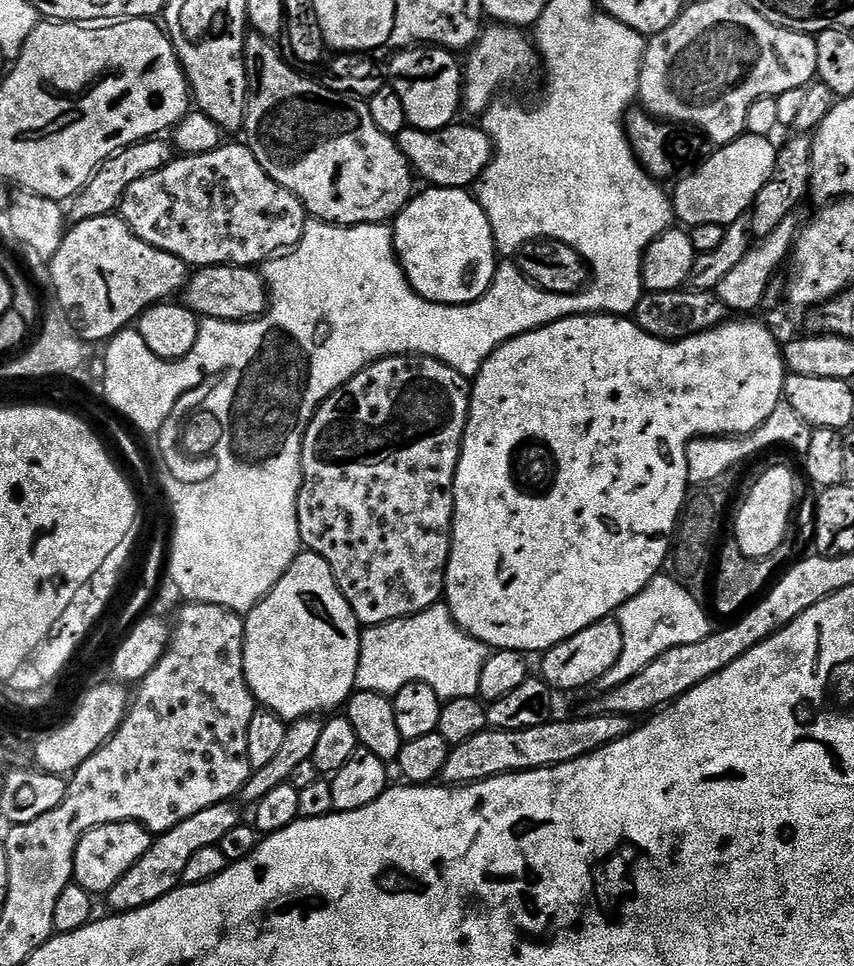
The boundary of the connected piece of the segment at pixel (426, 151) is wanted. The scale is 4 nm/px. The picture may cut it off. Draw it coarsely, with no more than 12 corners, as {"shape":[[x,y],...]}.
{"shape":[[483,127],[402,130],[413,173],[434,188],[471,189],[494,155]]}

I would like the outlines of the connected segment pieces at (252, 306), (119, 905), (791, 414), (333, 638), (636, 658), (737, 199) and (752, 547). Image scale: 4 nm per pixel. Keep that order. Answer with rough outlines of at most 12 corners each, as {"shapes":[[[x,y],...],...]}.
{"shapes":[[[255,267],[196,268],[182,303],[209,320],[268,309]],[[232,802],[159,833],[106,900],[133,912],[181,887],[198,850],[242,823]],[[781,402],[757,432],[688,443],[689,485],[728,476],[763,448],[810,450],[813,428]],[[301,551],[247,613],[244,677],[286,722],[347,705],[362,625]],[[667,574],[618,610],[622,658],[599,691],[702,642],[703,603]],[[766,136],[717,147],[674,191],[684,226],[751,209],[774,159]],[[768,468],[736,512],[746,558],[785,547],[796,476]]]}

